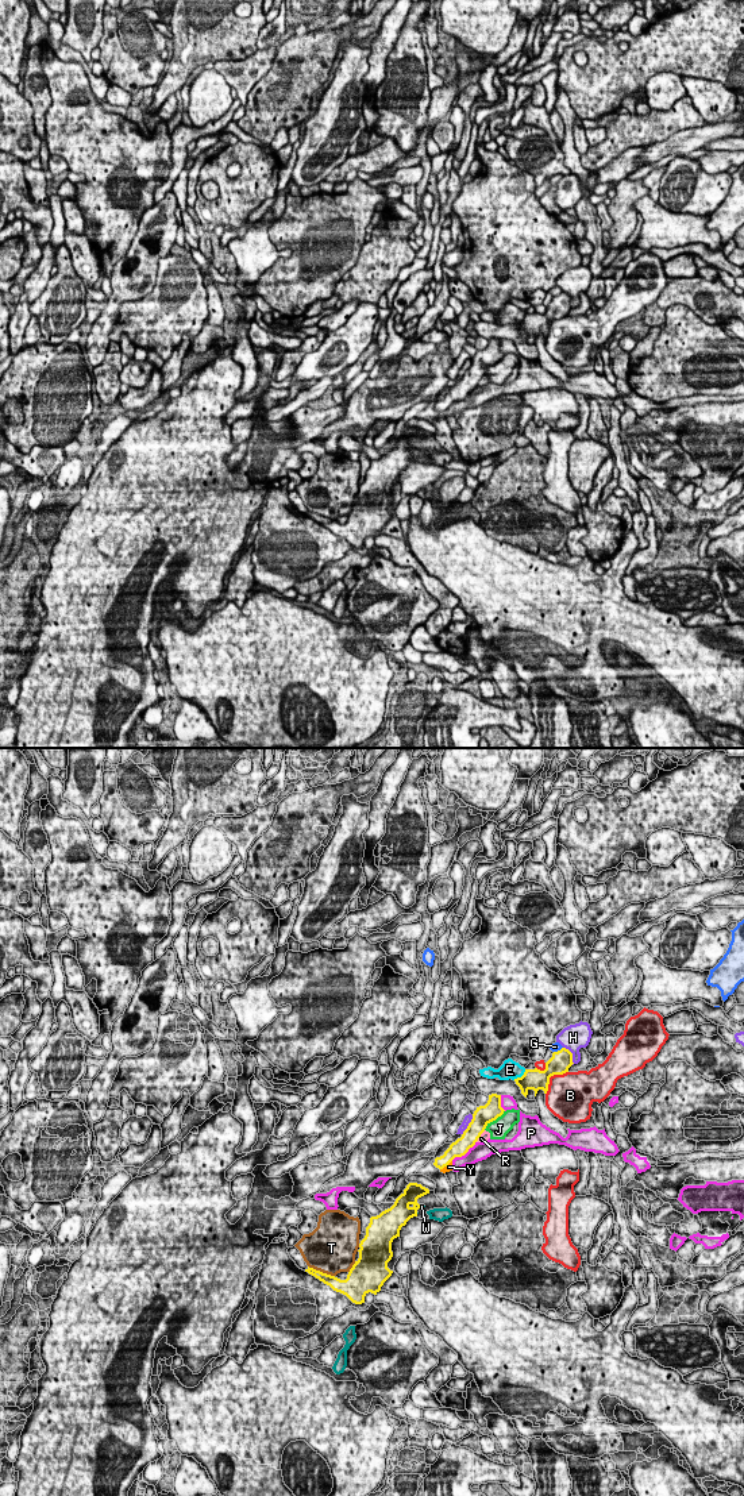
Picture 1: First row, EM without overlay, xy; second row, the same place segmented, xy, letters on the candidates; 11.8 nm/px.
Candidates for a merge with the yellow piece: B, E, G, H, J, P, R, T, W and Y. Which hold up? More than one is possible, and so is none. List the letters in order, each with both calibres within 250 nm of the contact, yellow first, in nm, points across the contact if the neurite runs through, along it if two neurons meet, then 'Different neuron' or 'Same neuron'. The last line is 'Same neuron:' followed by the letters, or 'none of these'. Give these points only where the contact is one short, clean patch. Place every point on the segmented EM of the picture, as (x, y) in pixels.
B: Thickness 260 nm (yellow) against 420 nm. Different neuron
E: Thickness 260 nm (yellow) against 220 nm. Boundary: xy (525, 1070), (513, 1079). Different neuron
G: Thickness 240 nm (yellow) against 100 nm. Different neuron
H: Thickness 240 nm (yellow) against 300 nm. Different neuron
J: Thickness 220 nm (yellow) against 240 nm. Different neuron
P: Thickness 200 nm (yellow) against 220 nm. Different neuron
R: Thickness 220 nm (yellow) against 120 nm. Different neuron
T: Thickness 160 nm (yellow) against 480 nm. Different neuron
W: Thickness 240 nm (yellow) against 50 nm. Different neuron
Y: Thickness 190 nm (yellow) against 70 nm. Different neuron
Same neuron: none of these

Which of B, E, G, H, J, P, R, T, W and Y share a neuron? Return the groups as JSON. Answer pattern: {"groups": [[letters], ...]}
{"groups": [["B"], ["E"], ["G"], ["H"], ["J"], ["P", "W", "Y"], ["R"], ["T"]]}

